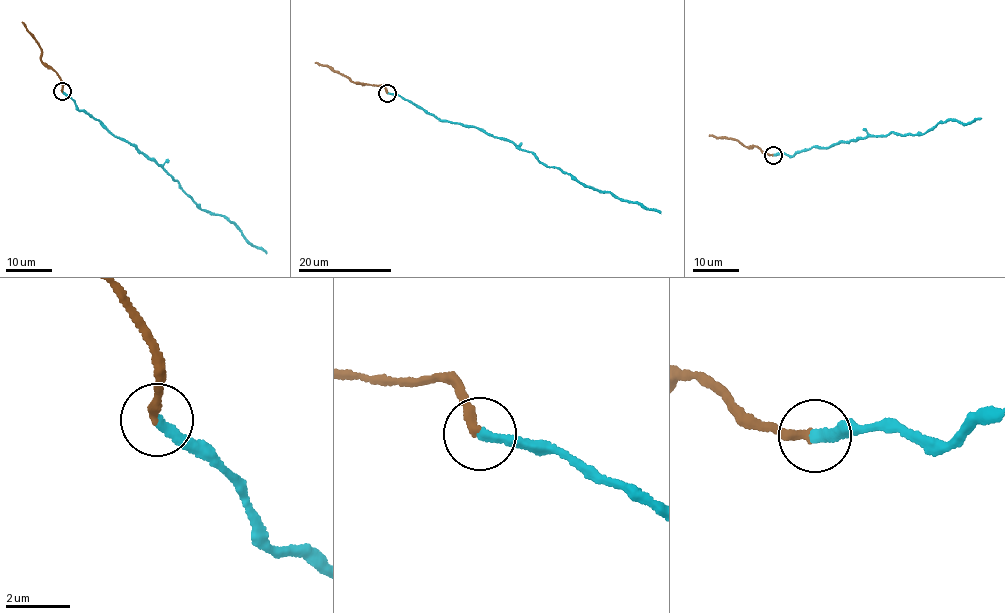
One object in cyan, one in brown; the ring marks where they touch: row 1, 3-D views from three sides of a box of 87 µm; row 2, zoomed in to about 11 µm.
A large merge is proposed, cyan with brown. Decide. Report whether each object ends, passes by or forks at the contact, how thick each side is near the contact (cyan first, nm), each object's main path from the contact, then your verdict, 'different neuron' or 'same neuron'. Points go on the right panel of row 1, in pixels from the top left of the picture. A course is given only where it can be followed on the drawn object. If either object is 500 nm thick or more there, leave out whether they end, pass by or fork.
cyan ends | brown ends | 300/280 nm | cyan via (773, 155), (871, 135), (923, 133), (949, 118), (964, 124), (981, 119) | brown via (772, 155), (755, 146), (748, 148), (733, 139), (709, 136) | same neuron

